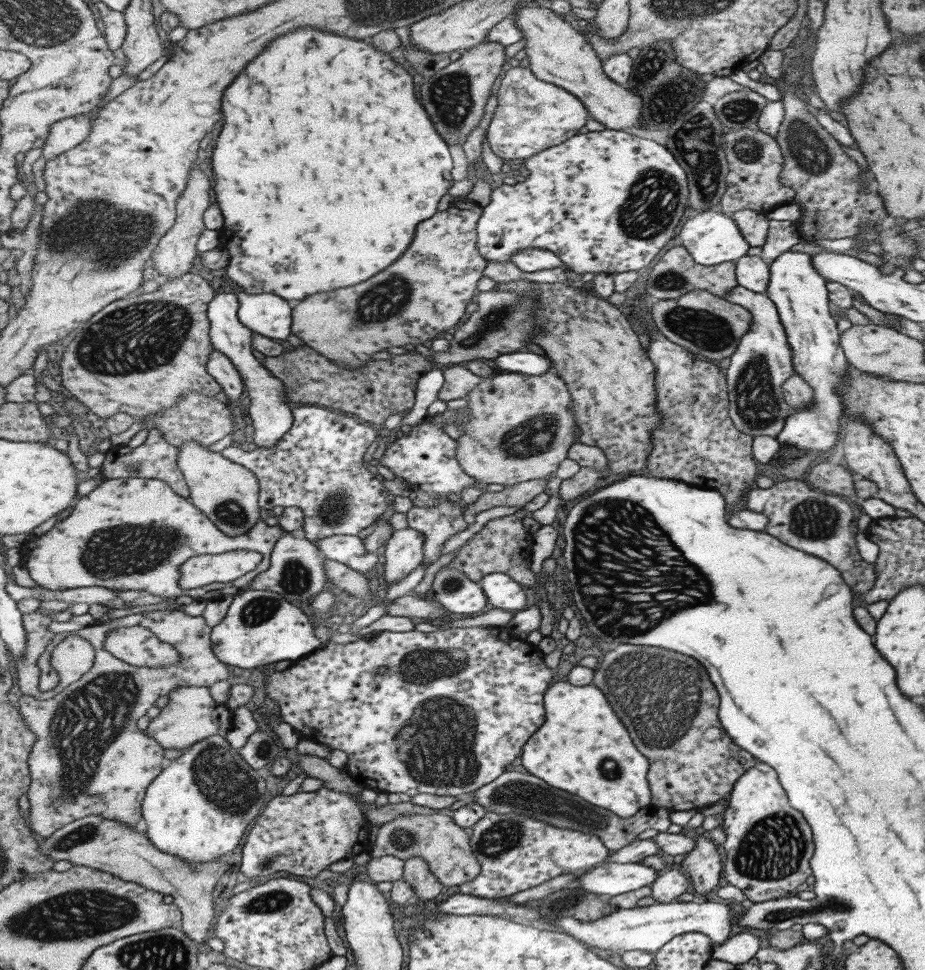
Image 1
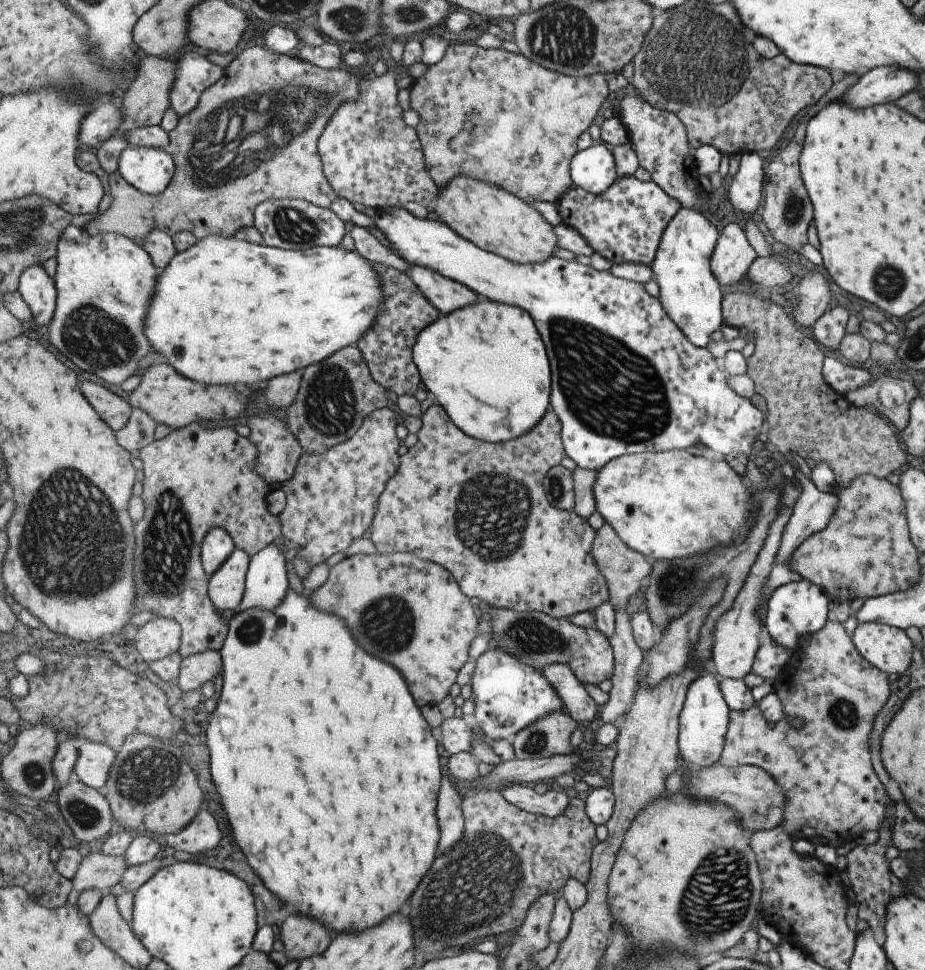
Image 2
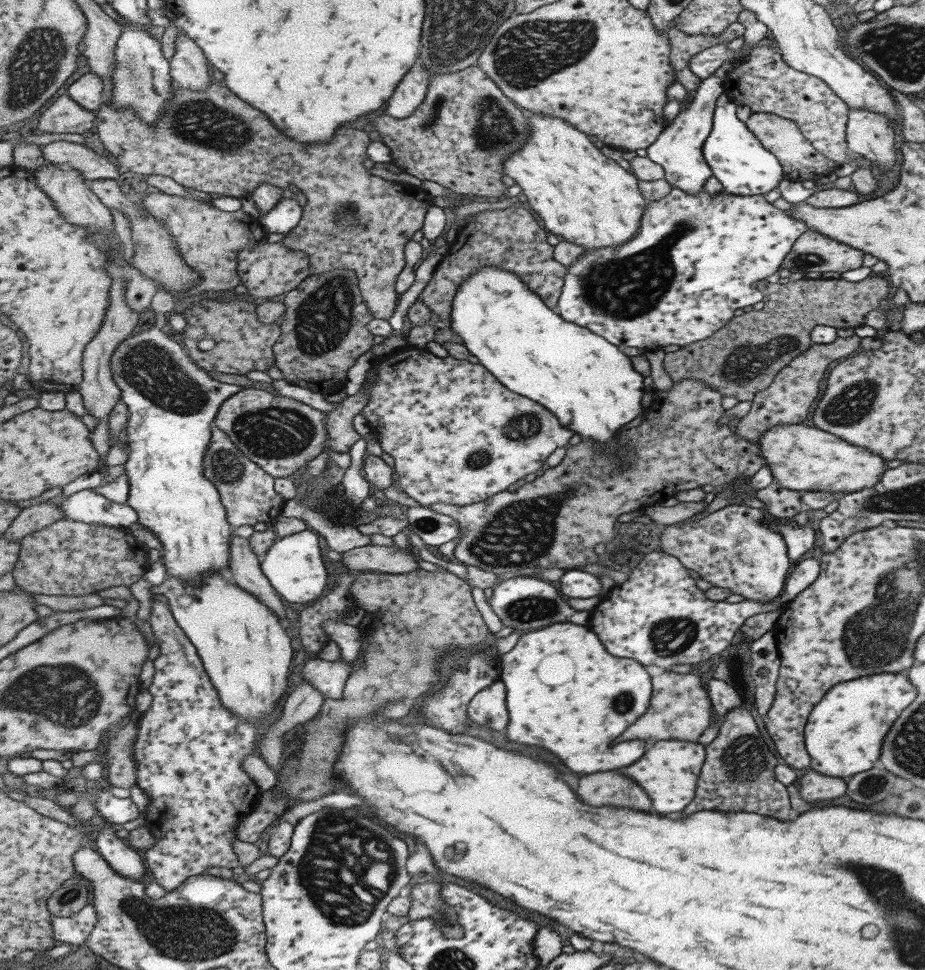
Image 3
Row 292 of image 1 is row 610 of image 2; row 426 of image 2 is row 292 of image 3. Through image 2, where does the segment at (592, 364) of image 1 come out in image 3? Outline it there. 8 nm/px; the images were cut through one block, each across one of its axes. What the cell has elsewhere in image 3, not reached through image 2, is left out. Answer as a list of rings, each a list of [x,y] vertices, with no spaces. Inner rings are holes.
[[[507,208],[507,210],[493,210],[481,212],[463,226],[469,238],[459,238],[451,252],[445,252],[441,262],[437,264],[431,282],[421,292],[423,302],[441,318],[453,318],[453,304],[457,294],[461,292],[463,284],[477,274],[485,266],[499,266],[509,272],[515,272],[533,292],[537,292],[545,304],[555,312],[561,296],[561,288],[565,286],[565,266],[551,258],[551,246],[545,242],[545,226],[539,218],[535,218],[525,208]]]

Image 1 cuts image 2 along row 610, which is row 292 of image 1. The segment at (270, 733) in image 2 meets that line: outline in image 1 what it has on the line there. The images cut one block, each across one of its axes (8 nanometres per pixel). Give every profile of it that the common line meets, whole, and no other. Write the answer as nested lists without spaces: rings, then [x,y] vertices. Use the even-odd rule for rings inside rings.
[[[315,28],[291,32],[281,40],[269,44],[269,52],[263,52],[253,64],[249,64],[249,68],[245,68],[245,72],[241,74],[241,80],[237,80],[233,88],[229,88],[229,96],[225,96],[225,128],[219,136],[219,146],[215,148],[213,168],[217,176],[215,196],[225,216],[225,228],[219,232],[219,238],[221,246],[227,248],[233,256],[227,268],[227,278],[233,282],[237,292],[275,292],[293,304],[299,304],[313,294],[355,286],[389,268],[407,252],[415,238],[417,226],[423,220],[439,214],[437,206],[453,186],[453,158],[449,144],[439,136],[429,114],[417,102],[413,76],[405,68],[399,68],[389,54],[377,52],[367,42],[325,34]]]

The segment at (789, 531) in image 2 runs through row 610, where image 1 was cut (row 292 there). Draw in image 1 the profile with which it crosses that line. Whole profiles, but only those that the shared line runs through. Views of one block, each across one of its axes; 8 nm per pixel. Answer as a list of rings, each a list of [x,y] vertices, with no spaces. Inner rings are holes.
[[[743,256],[735,264],[735,278],[737,284],[747,288],[749,292],[765,294],[769,284],[769,268],[759,256]]]

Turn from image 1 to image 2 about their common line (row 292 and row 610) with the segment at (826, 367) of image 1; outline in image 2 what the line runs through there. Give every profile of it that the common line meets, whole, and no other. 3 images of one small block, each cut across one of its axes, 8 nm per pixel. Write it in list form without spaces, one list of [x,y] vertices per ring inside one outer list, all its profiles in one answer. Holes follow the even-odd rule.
[[[789,582],[773,590],[773,594],[767,598],[765,612],[763,612],[763,622],[765,622],[765,638],[769,638],[773,644],[781,646],[783,650],[791,652],[791,656],[797,652],[797,646],[801,638],[817,634],[829,620],[827,620],[827,596],[825,592],[807,582]]]

